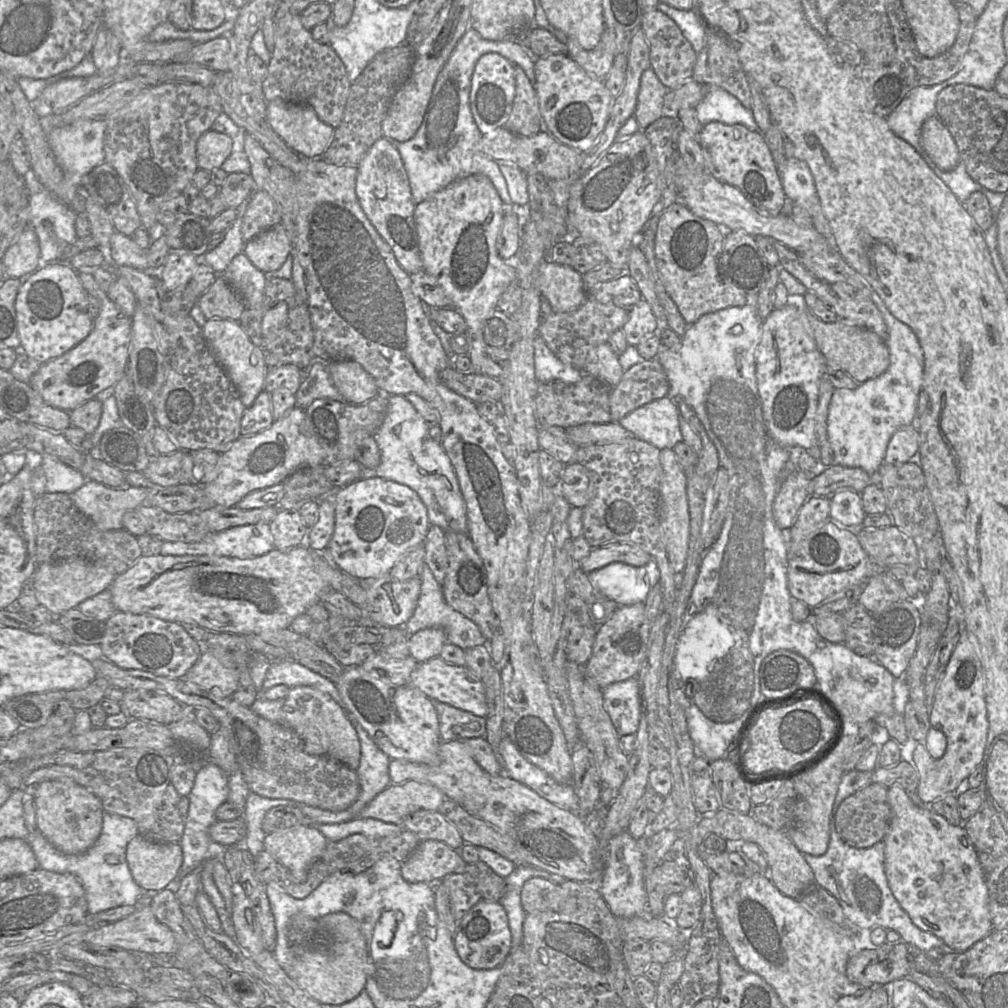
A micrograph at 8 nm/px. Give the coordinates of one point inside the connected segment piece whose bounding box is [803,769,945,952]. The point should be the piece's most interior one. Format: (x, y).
(856, 877)

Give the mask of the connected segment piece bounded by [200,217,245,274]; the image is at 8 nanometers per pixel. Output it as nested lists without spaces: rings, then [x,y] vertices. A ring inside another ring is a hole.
[[[243,217],[235,219],[226,230],[223,241],[200,259],[212,267],[217,274],[224,272],[232,259],[243,251],[245,242],[241,234],[242,220]]]

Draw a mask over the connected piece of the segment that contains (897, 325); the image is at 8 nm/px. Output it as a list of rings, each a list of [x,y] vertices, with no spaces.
[[[875,290],[870,297],[887,326],[890,365],[880,376],[859,383],[855,389],[834,390],[827,417],[827,440],[834,451],[834,465],[862,468],[875,480],[892,435],[900,427],[915,423],[918,396],[922,390],[924,353],[913,330],[890,312]]]

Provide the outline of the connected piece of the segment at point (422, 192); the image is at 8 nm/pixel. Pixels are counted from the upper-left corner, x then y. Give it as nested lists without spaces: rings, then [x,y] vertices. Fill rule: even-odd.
[[[467,29],[437,76],[422,123],[414,137],[406,142],[387,138],[402,158],[416,205],[456,180],[475,174],[487,176],[503,201],[492,171],[485,164],[490,158],[476,150],[481,133],[473,119],[469,103],[475,65],[478,59],[487,53],[500,54],[522,68],[530,81],[533,84],[535,82],[534,56],[527,53],[517,40],[490,41],[484,39],[475,29]]]

